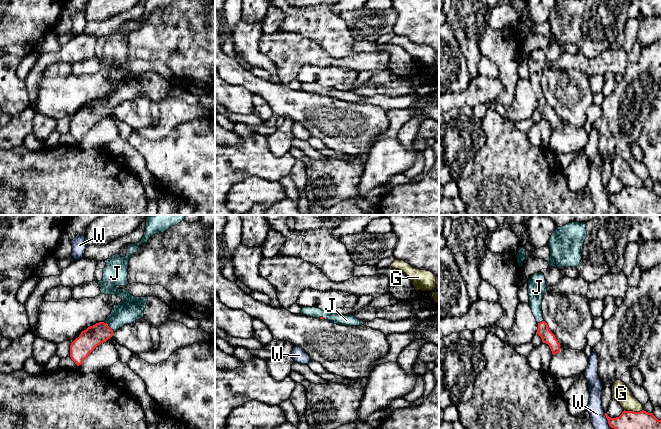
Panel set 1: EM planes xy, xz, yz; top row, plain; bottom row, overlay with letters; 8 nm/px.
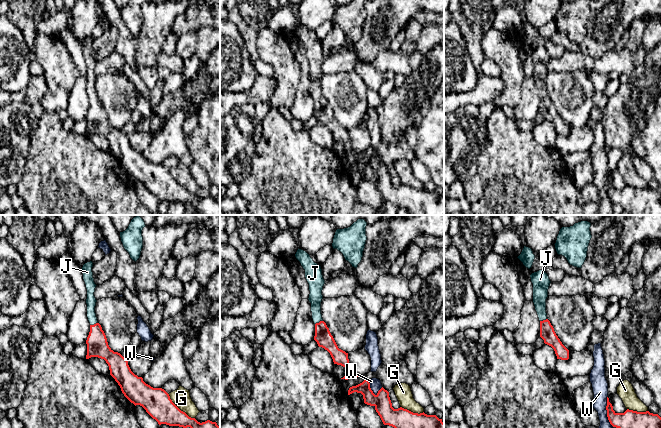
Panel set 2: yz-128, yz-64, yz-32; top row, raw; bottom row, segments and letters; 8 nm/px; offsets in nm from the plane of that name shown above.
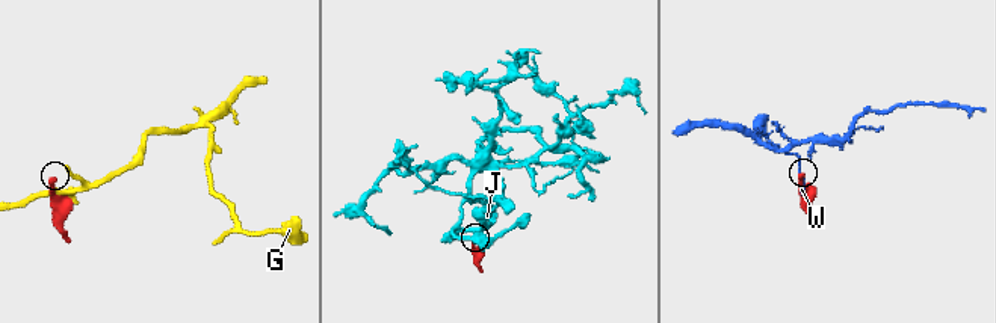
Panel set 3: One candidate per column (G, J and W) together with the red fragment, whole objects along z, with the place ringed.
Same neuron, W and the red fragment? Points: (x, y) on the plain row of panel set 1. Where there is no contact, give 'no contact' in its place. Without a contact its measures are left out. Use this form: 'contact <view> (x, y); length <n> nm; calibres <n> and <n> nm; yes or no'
contact yz (607, 195); length 130 nm; calibres 280 and 130 nm; no

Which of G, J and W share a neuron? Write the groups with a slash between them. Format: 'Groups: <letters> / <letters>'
Groups: G / J / W

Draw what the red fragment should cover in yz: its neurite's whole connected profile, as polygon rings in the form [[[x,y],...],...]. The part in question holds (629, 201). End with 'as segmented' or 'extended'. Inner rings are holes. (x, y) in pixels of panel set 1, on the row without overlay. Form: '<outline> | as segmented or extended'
[[[623,187],[619,193],[611,194],[605,189],[608,200],[622,215],[661,215],[661,196],[653,189]]] | as segmented

